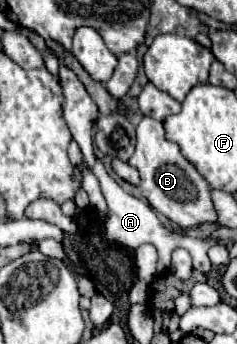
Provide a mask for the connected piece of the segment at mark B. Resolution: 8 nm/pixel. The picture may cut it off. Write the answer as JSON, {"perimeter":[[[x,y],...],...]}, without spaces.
{"perimeter":[[[143,116],[137,126],[137,148],[133,158],[129,160],[133,168],[139,172],[139,190],[149,200],[149,204],[169,218],[171,222],[179,224],[181,228],[195,228],[201,224],[217,226],[219,216],[211,200],[211,186],[199,174],[199,170],[181,154],[179,146],[165,138],[163,122],[153,120],[151,116]]]}

